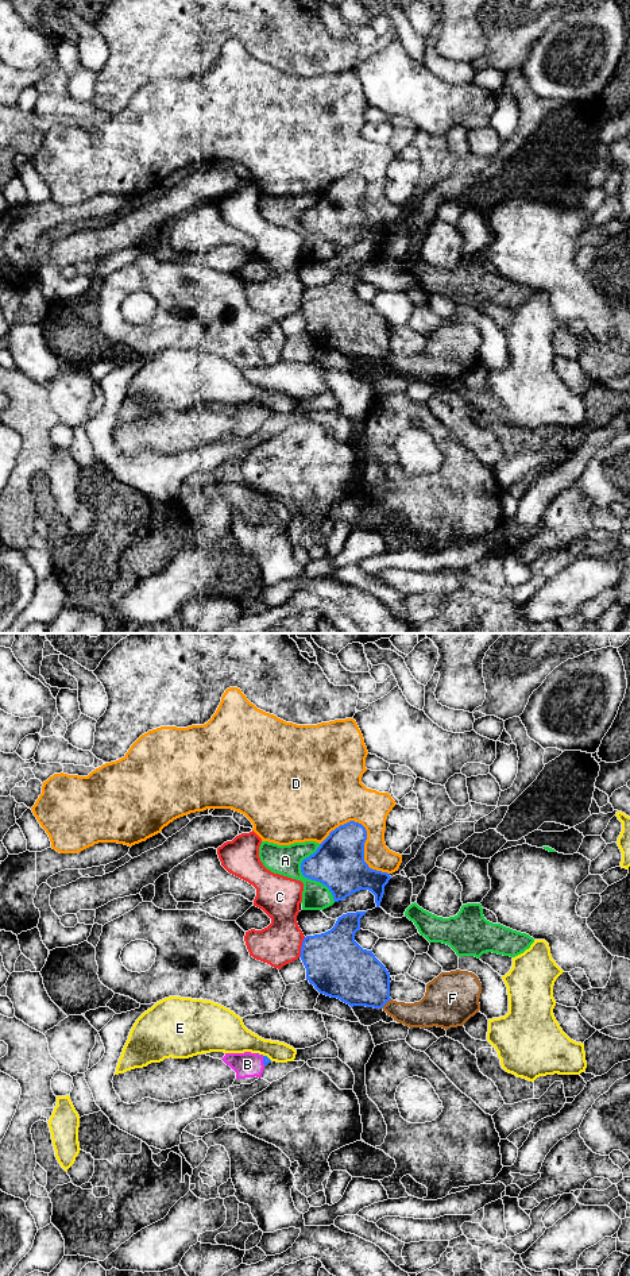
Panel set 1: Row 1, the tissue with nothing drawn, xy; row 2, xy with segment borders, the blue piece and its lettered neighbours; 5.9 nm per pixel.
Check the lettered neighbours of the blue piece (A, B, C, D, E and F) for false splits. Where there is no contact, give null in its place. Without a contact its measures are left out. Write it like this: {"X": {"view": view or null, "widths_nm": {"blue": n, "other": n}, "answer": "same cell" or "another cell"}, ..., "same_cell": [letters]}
{"A": {"view": "xy", "widths_nm": {"blue": 300, "other": 180}, "answer": "another cell"}, "B": {"view": "xy", "widths_nm": {"blue": 50, "other": 150}, "answer": "same cell"}, "C": {"view": "xy", "widths_nm": {"blue": 360, "other": 260}, "answer": "another cell"}, "D": {"view": "xy", "widths_nm": {"blue": 300, "other": 280}, "answer": "another cell"}, "E": {"view": "xy", "widths_nm": {"blue": 50, "other": 200}, "answer": "another cell"}, "F": {"view": "xy", "widths_nm": {"blue": 340, "other": 160}, "answer": "another cell"}, "same_cell": ["B"]}

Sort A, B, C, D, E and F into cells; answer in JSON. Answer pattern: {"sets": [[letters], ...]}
{"sets": [["A"], ["B"], ["C"], ["D"], ["E"], ["F"]]}

